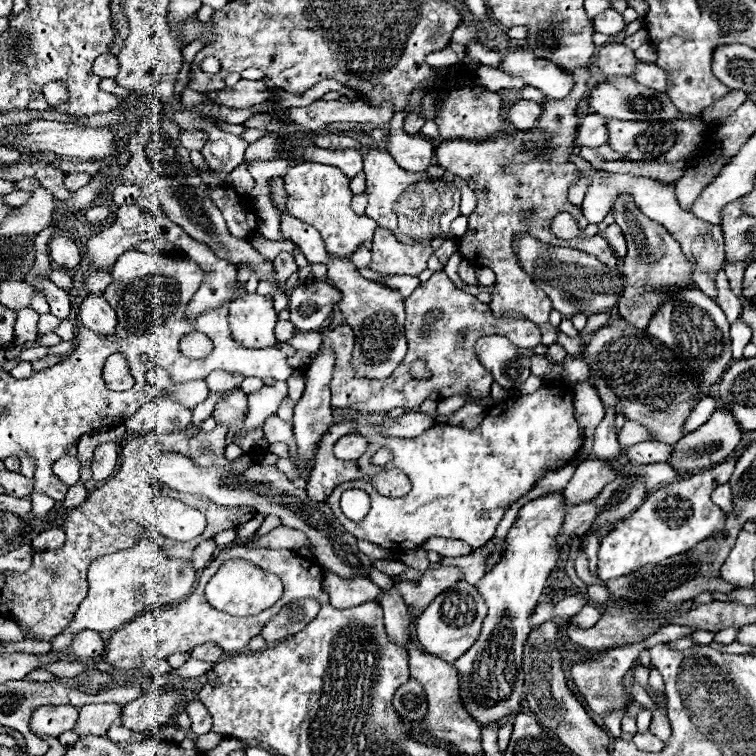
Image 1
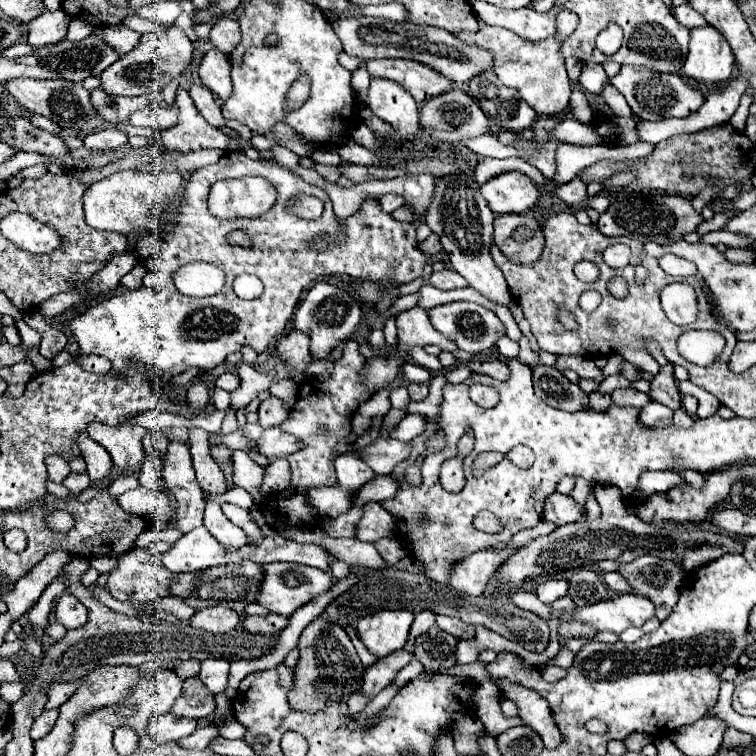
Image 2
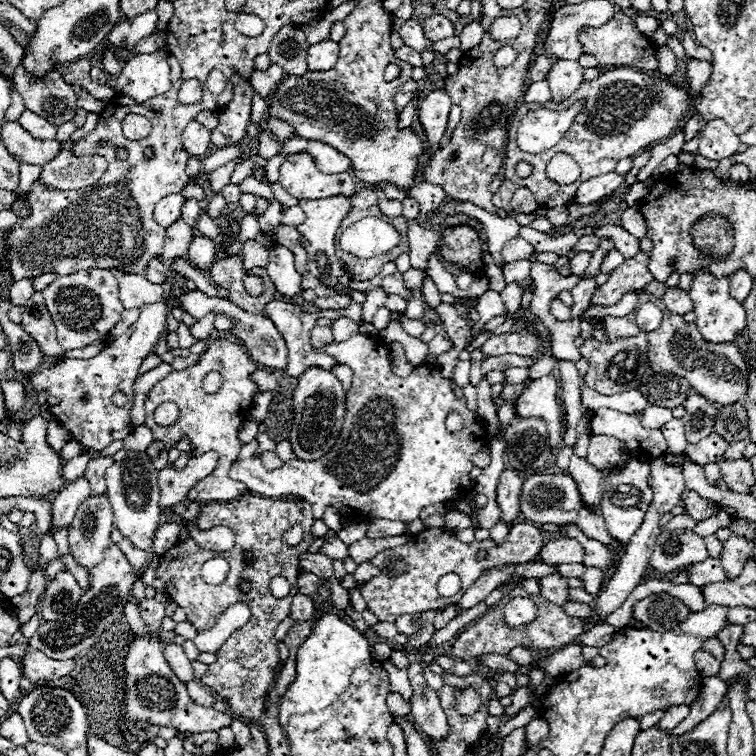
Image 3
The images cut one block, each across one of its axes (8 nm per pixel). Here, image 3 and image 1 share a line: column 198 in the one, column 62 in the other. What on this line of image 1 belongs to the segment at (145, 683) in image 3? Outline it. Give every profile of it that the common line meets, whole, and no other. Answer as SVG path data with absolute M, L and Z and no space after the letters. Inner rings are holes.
M40 706L34 710L30 720L30 730L36 734L58 736L74 728L78 720L78 710L74 706Z

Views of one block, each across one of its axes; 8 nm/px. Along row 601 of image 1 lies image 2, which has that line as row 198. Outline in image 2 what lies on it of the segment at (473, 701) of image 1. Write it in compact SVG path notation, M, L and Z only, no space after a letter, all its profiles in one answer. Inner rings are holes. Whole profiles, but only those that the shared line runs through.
M506 172L482 186L482 196L488 200L494 214L526 214L536 208L538 188L520 172Z

